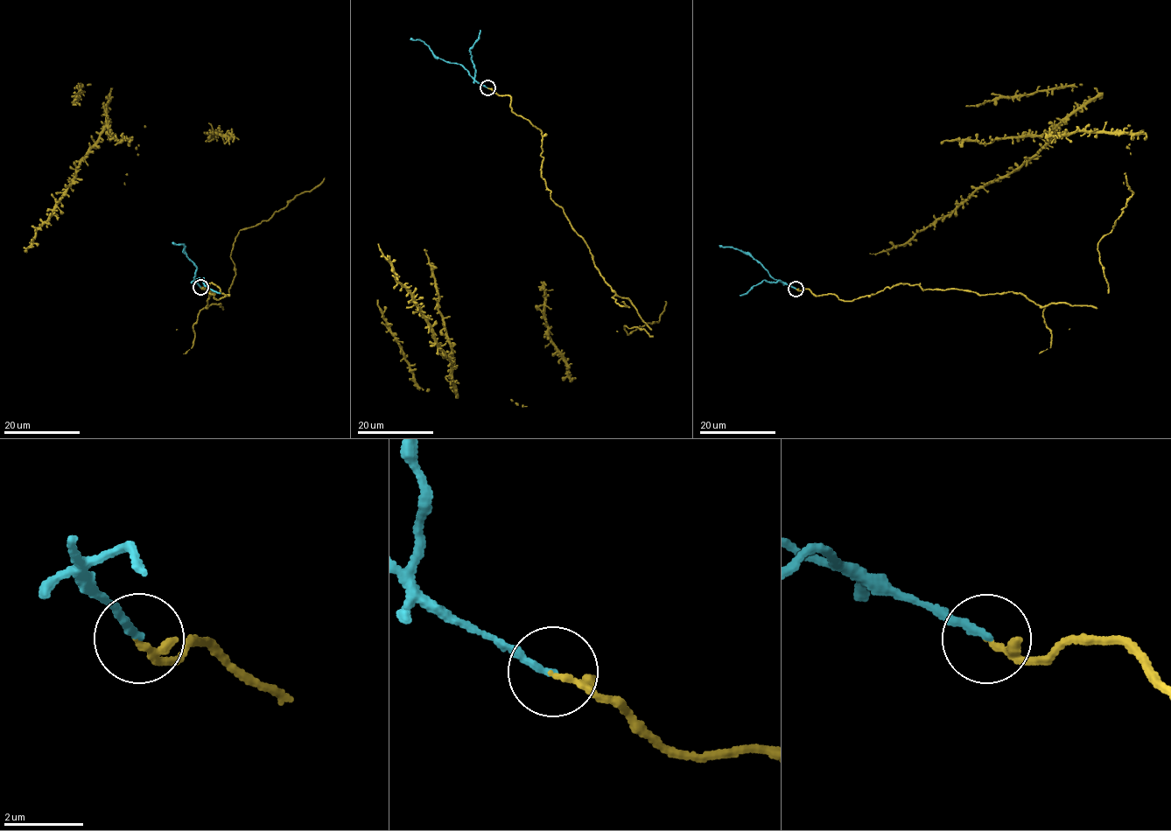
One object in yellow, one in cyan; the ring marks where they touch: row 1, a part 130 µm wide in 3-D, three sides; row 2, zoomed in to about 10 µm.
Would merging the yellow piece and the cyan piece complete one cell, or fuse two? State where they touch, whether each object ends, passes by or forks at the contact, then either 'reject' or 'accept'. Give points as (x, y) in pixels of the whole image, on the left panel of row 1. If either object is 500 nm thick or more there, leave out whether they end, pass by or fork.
at (200, 287); yellow passes by; cyan ends there; accept

